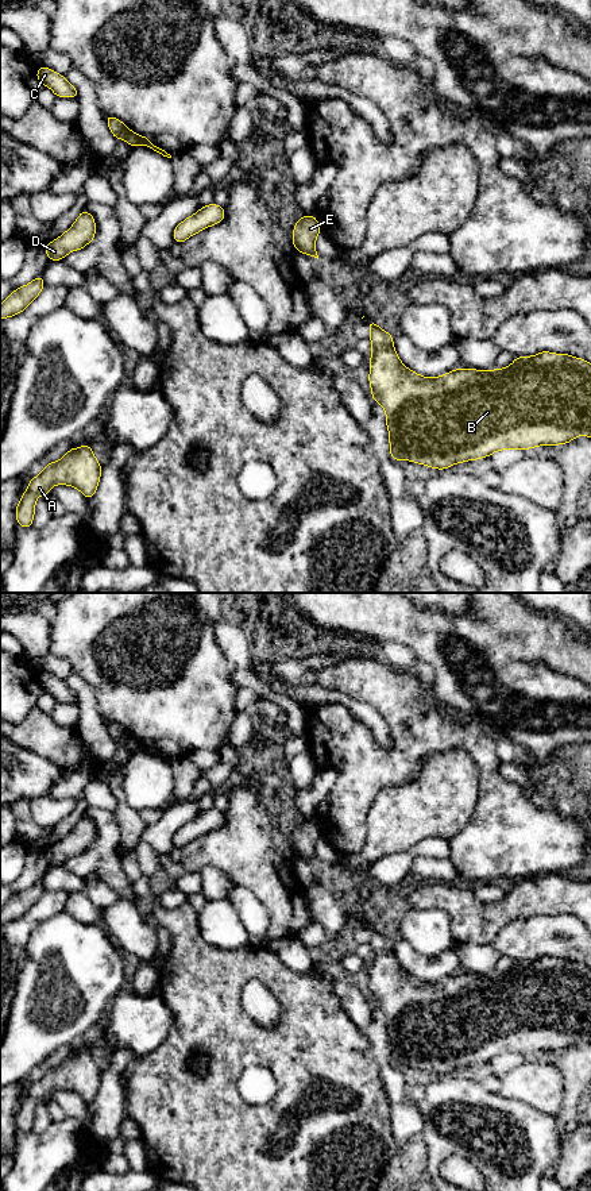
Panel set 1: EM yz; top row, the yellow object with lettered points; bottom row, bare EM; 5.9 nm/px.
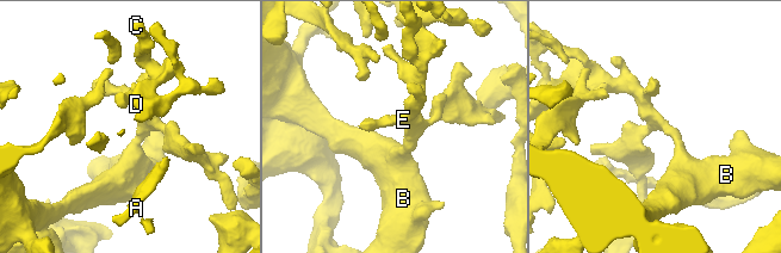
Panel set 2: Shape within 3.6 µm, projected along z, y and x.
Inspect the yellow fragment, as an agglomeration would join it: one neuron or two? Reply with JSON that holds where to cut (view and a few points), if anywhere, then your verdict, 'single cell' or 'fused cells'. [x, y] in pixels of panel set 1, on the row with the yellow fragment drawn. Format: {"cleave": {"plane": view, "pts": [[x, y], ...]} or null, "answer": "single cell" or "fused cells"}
{"cleave": null, "answer": "single cell"}

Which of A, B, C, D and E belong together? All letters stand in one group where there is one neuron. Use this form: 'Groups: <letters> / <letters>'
Groups: A B C D E

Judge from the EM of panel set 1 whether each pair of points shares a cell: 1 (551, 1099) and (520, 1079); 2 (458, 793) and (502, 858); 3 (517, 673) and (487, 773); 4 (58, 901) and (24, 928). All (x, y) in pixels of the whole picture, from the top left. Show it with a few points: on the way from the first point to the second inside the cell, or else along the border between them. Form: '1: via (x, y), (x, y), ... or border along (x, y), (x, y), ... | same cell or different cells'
1: via (543, 1091), (536, 1084), (528, 1083) | same cell
2: border along (478, 783), (478, 798), (472, 814), (451, 837) | different cells
3: border along (478, 725), (495, 736) | different cells
4: via (50, 904), (31, 920) | same cell

